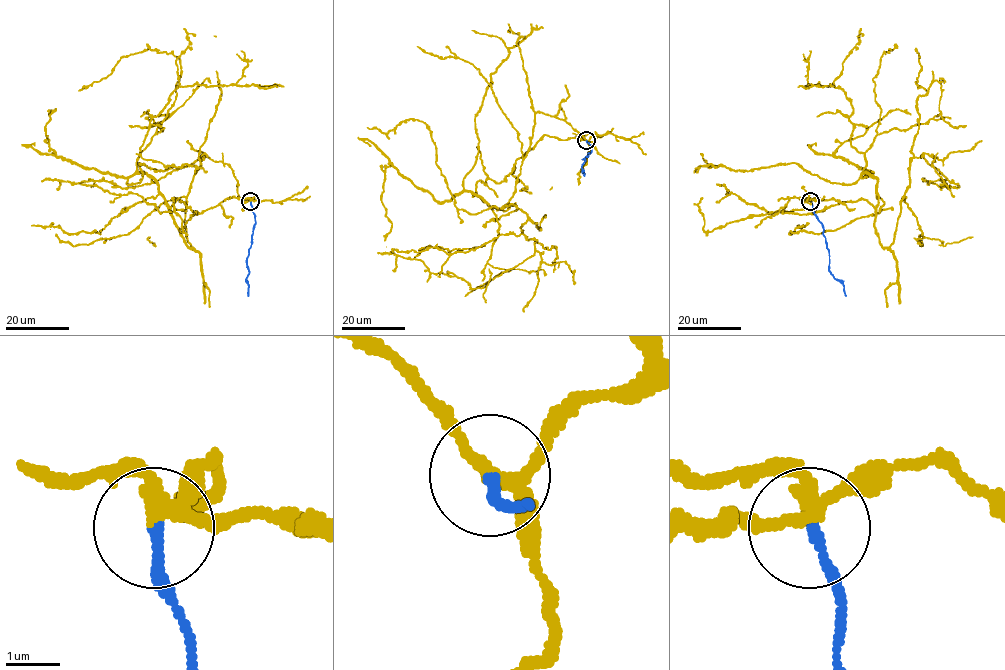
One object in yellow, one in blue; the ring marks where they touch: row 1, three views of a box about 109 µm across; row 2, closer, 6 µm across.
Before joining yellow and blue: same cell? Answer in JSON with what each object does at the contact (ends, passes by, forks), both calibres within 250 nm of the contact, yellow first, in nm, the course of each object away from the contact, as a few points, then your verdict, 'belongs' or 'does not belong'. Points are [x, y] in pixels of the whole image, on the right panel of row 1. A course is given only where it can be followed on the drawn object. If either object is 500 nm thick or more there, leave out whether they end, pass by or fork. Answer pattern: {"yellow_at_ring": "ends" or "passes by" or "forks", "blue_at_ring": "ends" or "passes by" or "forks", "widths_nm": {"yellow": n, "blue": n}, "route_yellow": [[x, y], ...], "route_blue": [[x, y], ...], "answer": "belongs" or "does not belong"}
{"yellow_at_ring": "forks", "blue_at_ring": "ends", "widths_nm": {"yellow": 240, "blue": 200}, "route_yellow": [[811, 200], [791, 197], [782, 213], [865, 200], [888, 247], [913, 158], [959, 185], [922, 181]], "route_blue": [[811, 201], [812, 211], [823, 228], [829, 271], [843, 284], [845, 296]], "answer": "does not belong"}

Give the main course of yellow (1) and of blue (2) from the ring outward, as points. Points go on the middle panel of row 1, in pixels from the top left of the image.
1: (586, 141), (535, 114), (506, 204), (525, 213), (534, 254), (483, 287), (377, 252)
2: (586, 141), (591, 151), (582, 159), (584, 175)

